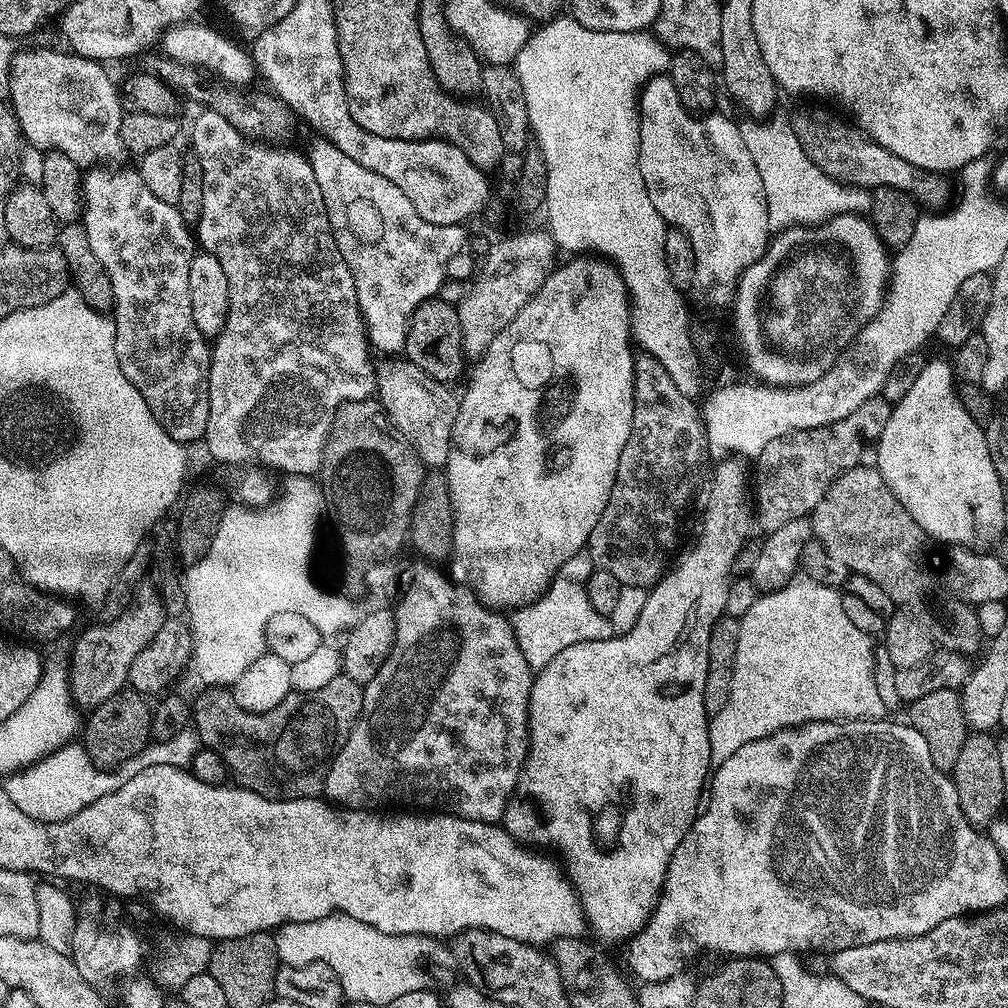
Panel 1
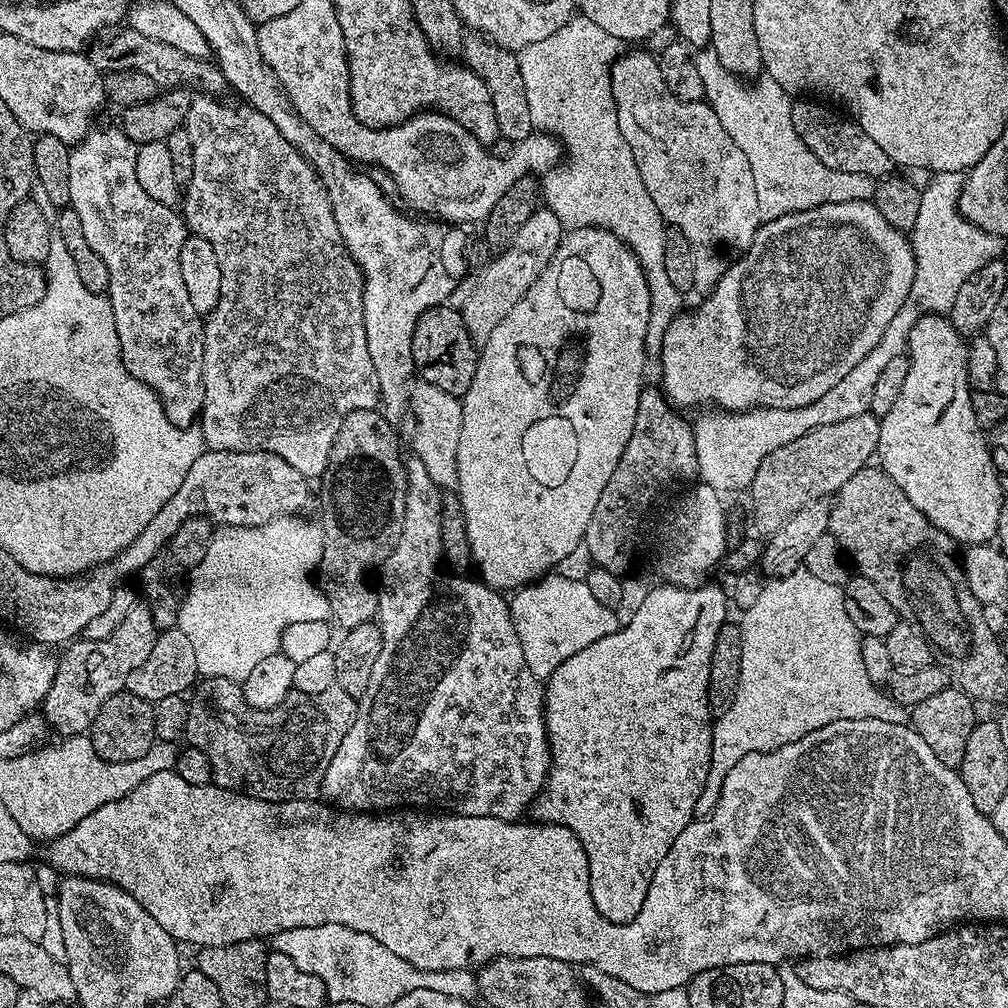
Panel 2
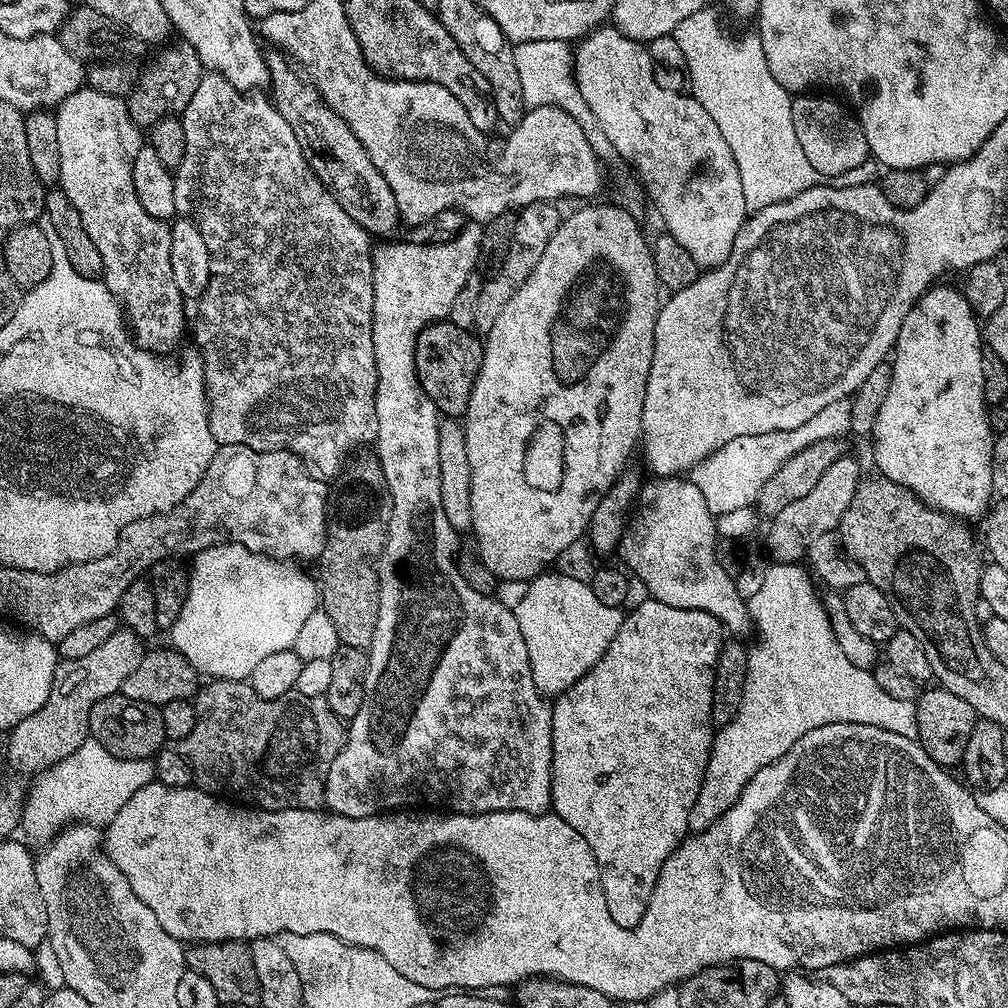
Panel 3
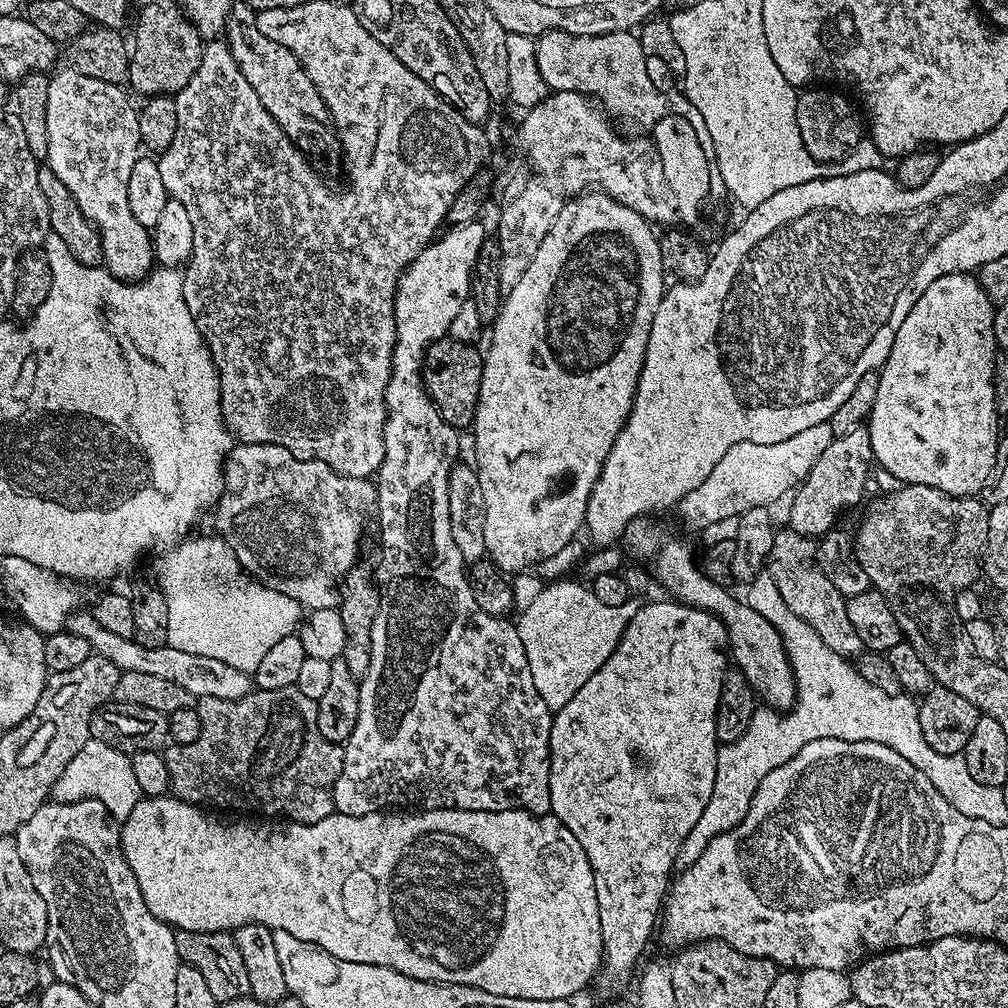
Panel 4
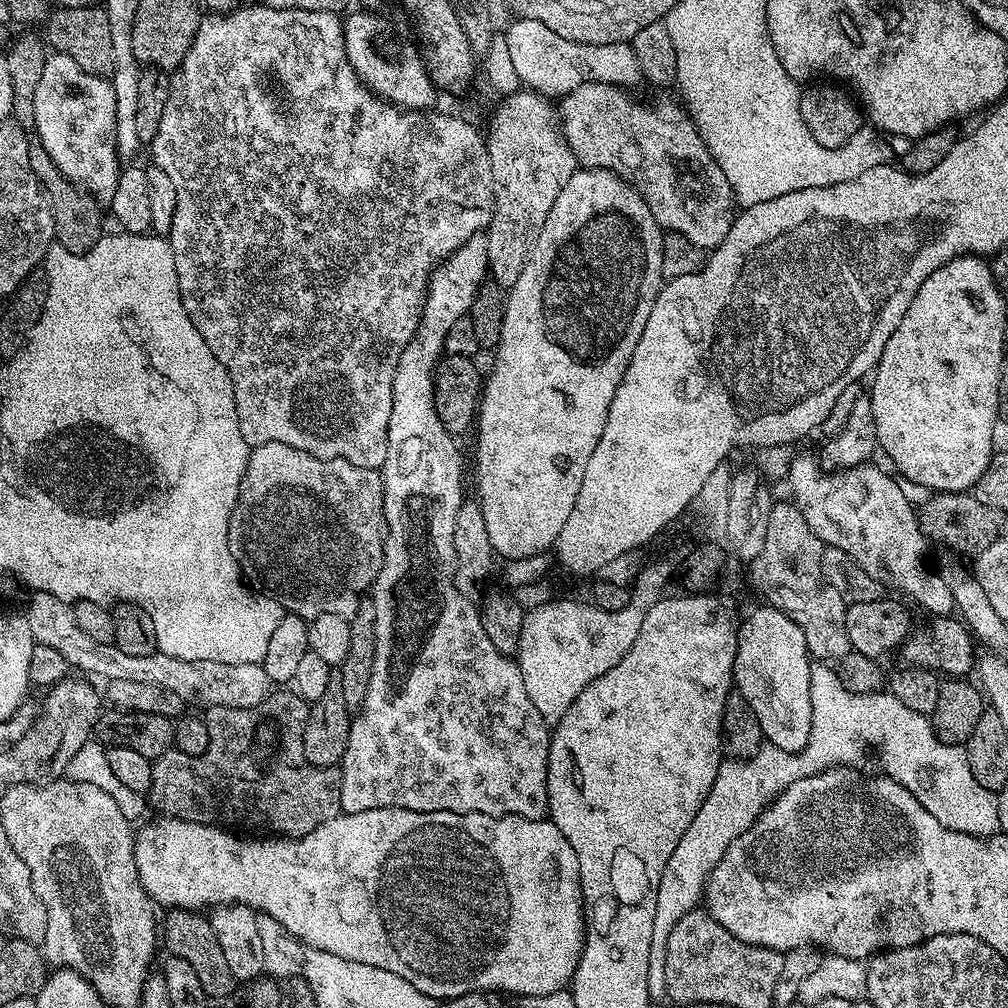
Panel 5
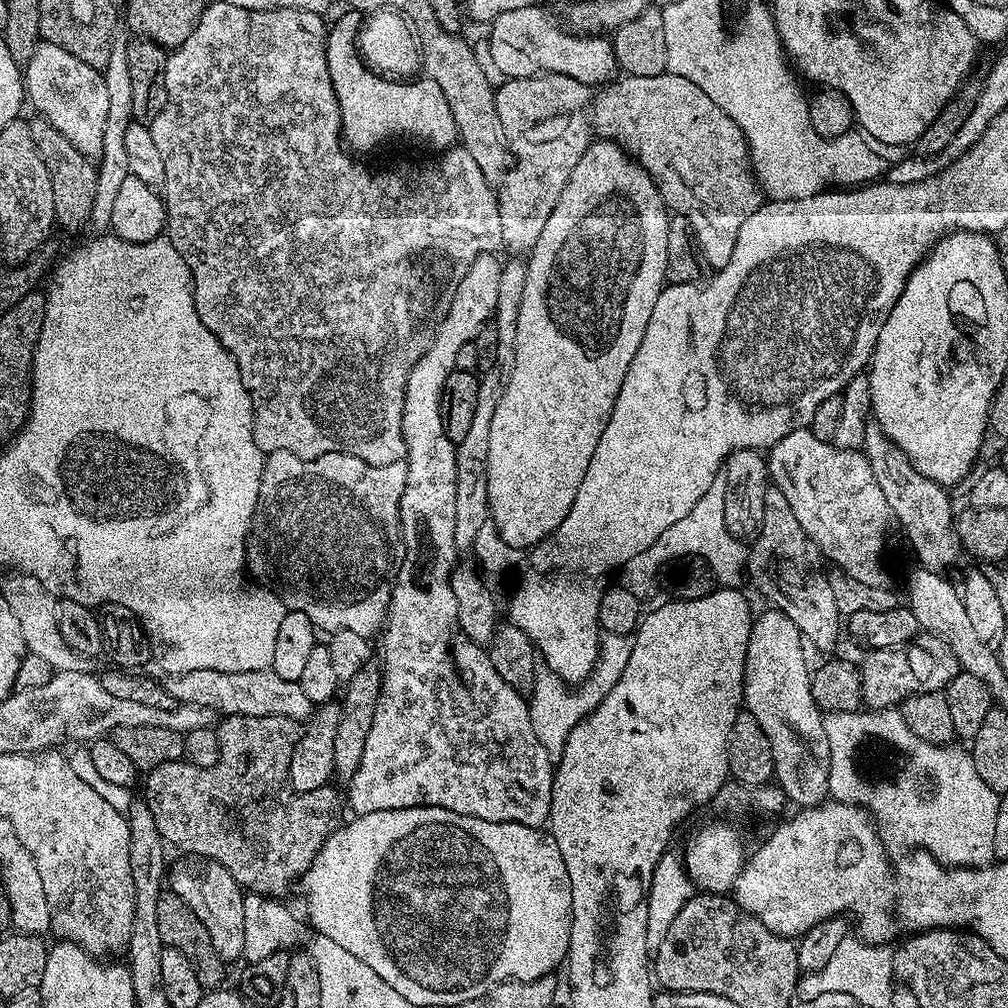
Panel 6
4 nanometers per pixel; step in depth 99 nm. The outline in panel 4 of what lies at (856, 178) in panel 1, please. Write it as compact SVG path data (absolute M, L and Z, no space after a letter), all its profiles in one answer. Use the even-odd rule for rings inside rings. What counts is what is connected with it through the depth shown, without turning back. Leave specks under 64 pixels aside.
M812 86L801 91L796 98L796 121L801 149L812 155L821 166L835 164L846 158L846 154L850 154L850 150L854 150L854 146L858 146L858 142L866 136L866 128L857 105L851 99L848 101L843 94L845 95L843 91L833 90L828 86Z

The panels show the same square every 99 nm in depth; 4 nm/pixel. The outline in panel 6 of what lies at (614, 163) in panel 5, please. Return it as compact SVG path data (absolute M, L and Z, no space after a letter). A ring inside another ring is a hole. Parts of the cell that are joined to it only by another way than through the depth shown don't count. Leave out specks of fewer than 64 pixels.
M667 70L662 74L650 74L649 76L630 76L624 74L619 78L605 83L599 89L601 92L597 96L595 93L591 97L590 124L594 129L595 135L619 144L636 163L642 165L646 170L646 174L650 174L650 178L656 183L656 189L659 190L660 196L664 200L665 208L671 210L675 215L685 216L690 222L692 235L696 238L698 251L703 263L707 267L709 264L709 269L712 270L718 270L722 266L726 266L726 262L730 262L730 254L734 254L734 242L738 242L738 230L742 230L742 222L746 222L746 218L750 218L750 214L754 214L754 210L758 210L762 203L762 193L759 184L756 183L755 176L752 175L752 165L748 158L748 143L742 134L742 130L722 110L722 106L718 106L718 102L714 102L714 98L706 95L700 87L694 86L694 82L690 82L690 78L682 78L678 74Z

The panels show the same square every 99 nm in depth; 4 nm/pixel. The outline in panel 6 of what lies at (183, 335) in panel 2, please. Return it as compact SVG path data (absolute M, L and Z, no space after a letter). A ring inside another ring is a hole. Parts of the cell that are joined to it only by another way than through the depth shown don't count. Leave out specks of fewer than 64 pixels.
M41 42L30 54L23 69L24 90L29 105L37 108L39 119L50 122L74 150L89 158L102 154L106 114L110 111L110 98L106 91L104 73L94 66L86 66L74 54L66 54L62 46Z

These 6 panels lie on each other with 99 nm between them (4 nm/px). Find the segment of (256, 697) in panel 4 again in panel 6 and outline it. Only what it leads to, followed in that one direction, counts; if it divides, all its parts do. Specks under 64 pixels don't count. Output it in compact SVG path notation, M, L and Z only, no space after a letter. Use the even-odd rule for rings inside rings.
M224 716L223 719L219 721L215 725L216 733L218 734L218 746L220 747L220 757L218 758L218 762L214 766L210 766L209 768L199 768L198 766L194 766L193 764L189 764L187 760L181 758L179 760L175 760L174 762L162 762L162 766L158 766L157 768L149 768L147 769L145 778L142 780L142 788L144 784L144 792L142 792L143 799L147 800L148 805L150 806L150 814L154 814L154 826L158 830L158 834L162 834L162 838L164 839L165 845L171 846L172 844L176 848L181 848L184 852L193 852L196 856L204 856L205 861L215 862L217 864L221 864L223 868L228 868L230 870L230 874L238 883L240 883L241 889L247 890L248 892L257 892L259 896L270 896L273 898L284 898L284 895L287 894L288 891L292 888L292 883L299 881L301 877L303 877L304 873L307 872L309 866L314 862L314 858L320 853L322 850L322 846L328 839L332 837L333 832L336 831L337 828L341 827L342 819L340 820L340 815L343 812L346 812L346 804L342 799L341 793L340 796L338 793L332 789L332 786L325 786L323 788L319 788L318 790L310 790L309 792L294 792L292 791L289 783L288 783L288 771L290 770L290 758L294 754L294 746L300 740L300 733L302 731L301 725L297 723L297 721L291 720L290 718L282 718L281 716Z

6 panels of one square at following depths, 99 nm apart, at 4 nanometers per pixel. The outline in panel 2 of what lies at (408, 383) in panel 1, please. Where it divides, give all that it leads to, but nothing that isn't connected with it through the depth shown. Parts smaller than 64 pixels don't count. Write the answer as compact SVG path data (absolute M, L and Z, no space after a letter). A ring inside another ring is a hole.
M423 382L413 383L410 397L410 420L416 423L416 433L412 436L412 448L415 459L426 466L426 474L434 481L434 486L441 490L458 489L458 437L462 435L462 400L459 396L446 394L444 390L438 390L438 386Z

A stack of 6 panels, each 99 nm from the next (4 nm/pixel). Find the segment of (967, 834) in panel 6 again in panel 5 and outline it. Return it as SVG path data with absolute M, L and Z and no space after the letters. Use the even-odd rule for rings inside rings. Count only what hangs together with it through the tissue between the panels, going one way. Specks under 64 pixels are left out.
M824 662L813 663L812 666L812 738L808 760L816 770L833 766L852 766L855 760L872 760L876 763L875 771L896 780L918 798L918 802L942 826L955 832L965 832L971 836L995 836L1000 832L998 822L998 802L996 793L991 792L974 774L970 774L968 753L961 745L943 744L936 736L929 717L918 714L918 710L910 710L910 706L898 702L891 691L867 692L858 694L851 692L840 681L840 673L835 667Z

